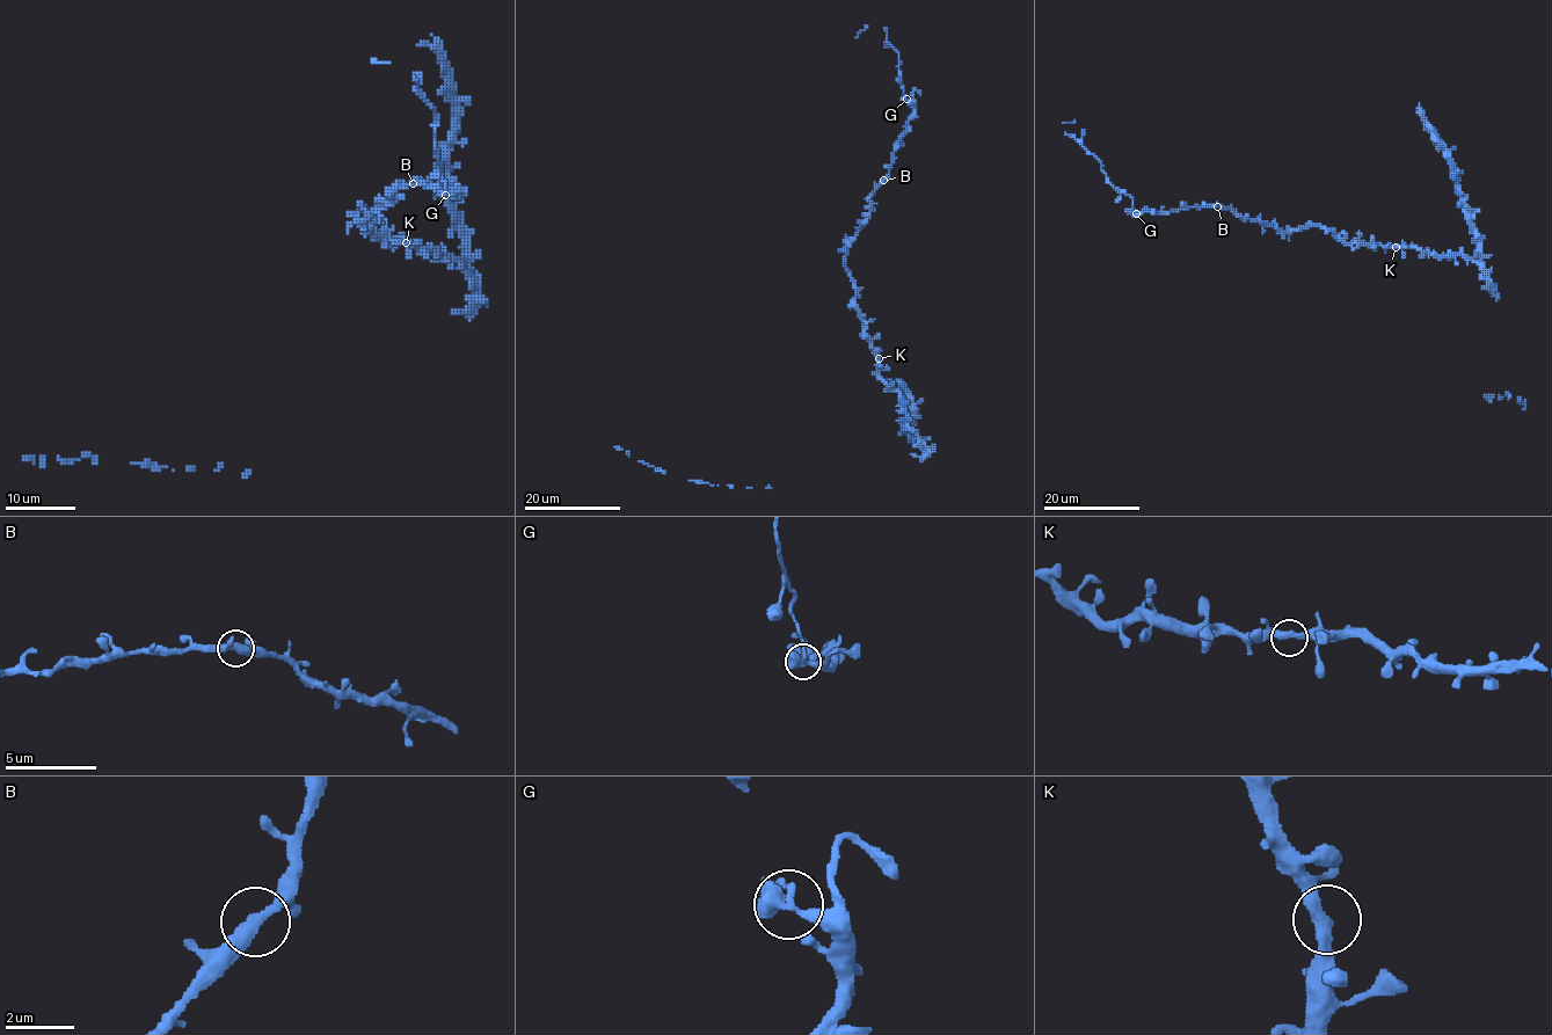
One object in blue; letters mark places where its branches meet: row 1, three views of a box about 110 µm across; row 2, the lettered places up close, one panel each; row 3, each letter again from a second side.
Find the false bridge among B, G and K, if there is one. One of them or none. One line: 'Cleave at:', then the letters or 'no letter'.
Cleave at: G

